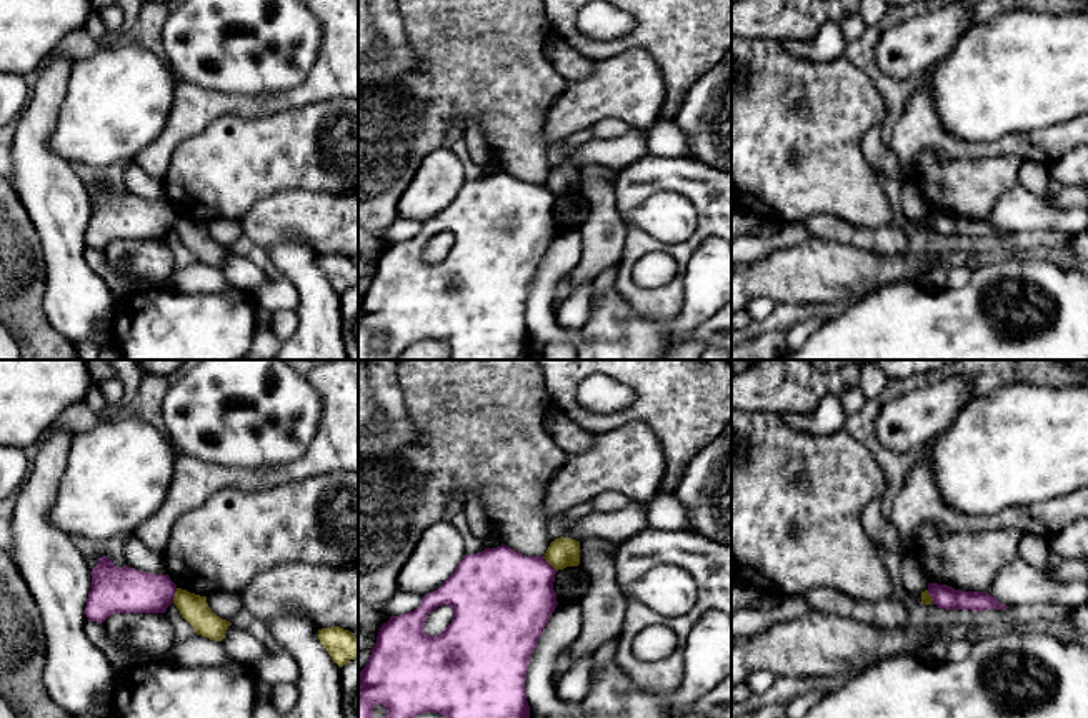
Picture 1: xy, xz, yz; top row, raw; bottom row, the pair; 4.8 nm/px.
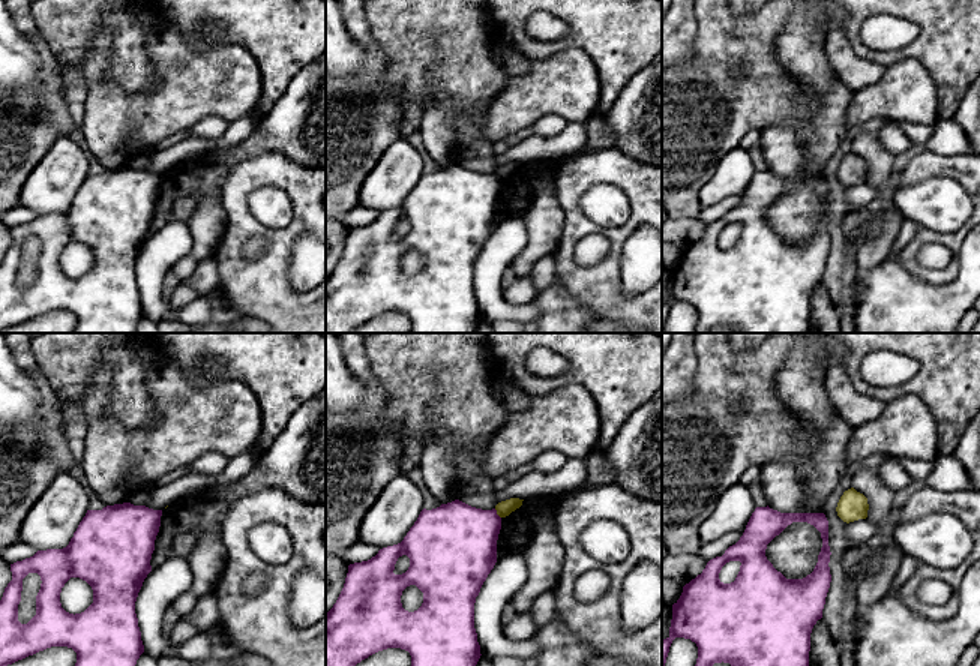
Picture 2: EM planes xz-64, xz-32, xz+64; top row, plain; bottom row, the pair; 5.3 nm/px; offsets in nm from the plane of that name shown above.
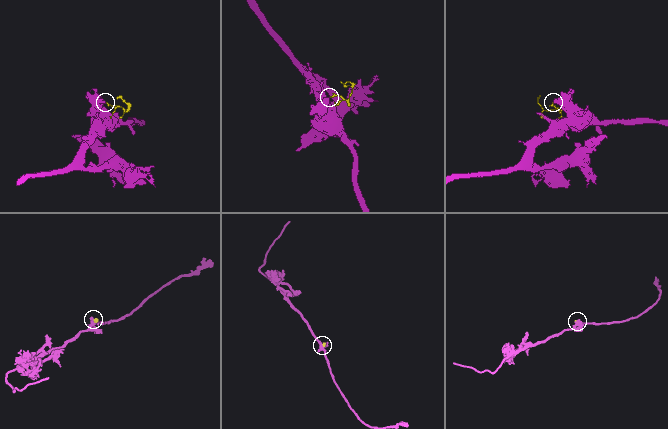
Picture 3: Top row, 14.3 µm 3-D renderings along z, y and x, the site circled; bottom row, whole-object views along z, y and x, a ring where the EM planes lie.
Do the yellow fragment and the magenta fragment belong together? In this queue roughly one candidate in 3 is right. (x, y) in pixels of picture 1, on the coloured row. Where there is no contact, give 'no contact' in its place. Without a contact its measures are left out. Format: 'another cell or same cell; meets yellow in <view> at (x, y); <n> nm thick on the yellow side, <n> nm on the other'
another cell; meets yellow in xy at (175, 595); 140 nm thick on the yellow side, 220 nm on the other

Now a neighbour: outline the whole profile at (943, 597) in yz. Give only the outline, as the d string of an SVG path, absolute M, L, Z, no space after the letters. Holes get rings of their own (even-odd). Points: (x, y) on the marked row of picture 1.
M928 583L928 593L933 598L933 605L946 610L983 611L991 608L1008 608L986 591L961 591L946 585Z

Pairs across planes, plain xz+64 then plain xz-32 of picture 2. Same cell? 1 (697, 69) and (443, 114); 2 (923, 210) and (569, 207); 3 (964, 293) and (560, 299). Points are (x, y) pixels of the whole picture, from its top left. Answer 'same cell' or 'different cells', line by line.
1: different cells
2: different cells
3: same cell

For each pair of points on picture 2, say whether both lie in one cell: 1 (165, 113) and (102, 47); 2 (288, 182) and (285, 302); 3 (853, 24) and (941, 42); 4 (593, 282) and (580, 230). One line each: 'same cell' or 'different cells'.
1: same cell
2: same cell
3: same cell
4: same cell

